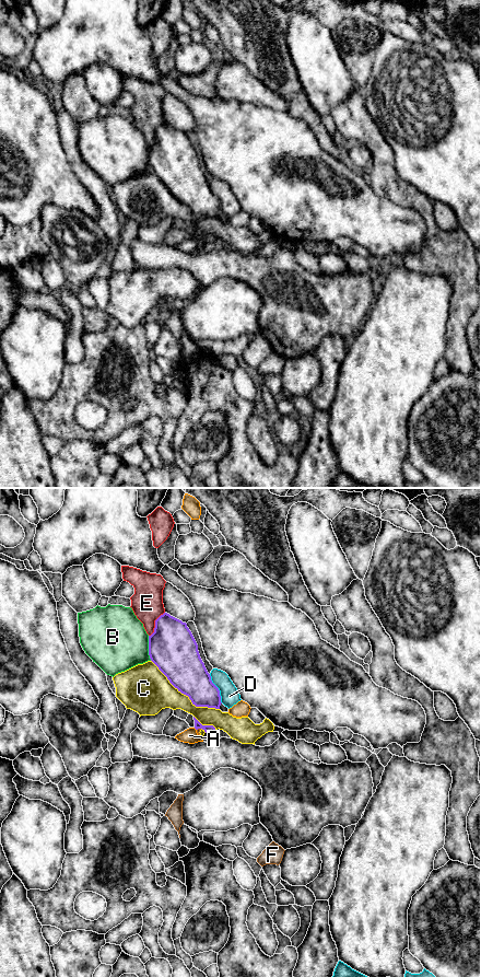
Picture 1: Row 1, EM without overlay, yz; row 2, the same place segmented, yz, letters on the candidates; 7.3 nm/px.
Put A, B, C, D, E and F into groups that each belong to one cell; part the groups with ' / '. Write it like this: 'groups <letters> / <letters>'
groups A / B / C F / D / E

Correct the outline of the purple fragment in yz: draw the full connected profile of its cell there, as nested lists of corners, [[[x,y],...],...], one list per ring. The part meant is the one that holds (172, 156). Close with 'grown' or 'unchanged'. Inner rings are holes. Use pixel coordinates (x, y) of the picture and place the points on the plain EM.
[[[164,123],[155,130],[154,142],[149,146],[149,165],[151,171],[167,187],[169,193],[181,203],[189,207],[196,217],[220,219],[221,206],[219,198],[212,193],[198,154],[186,132]]] | unchanged

